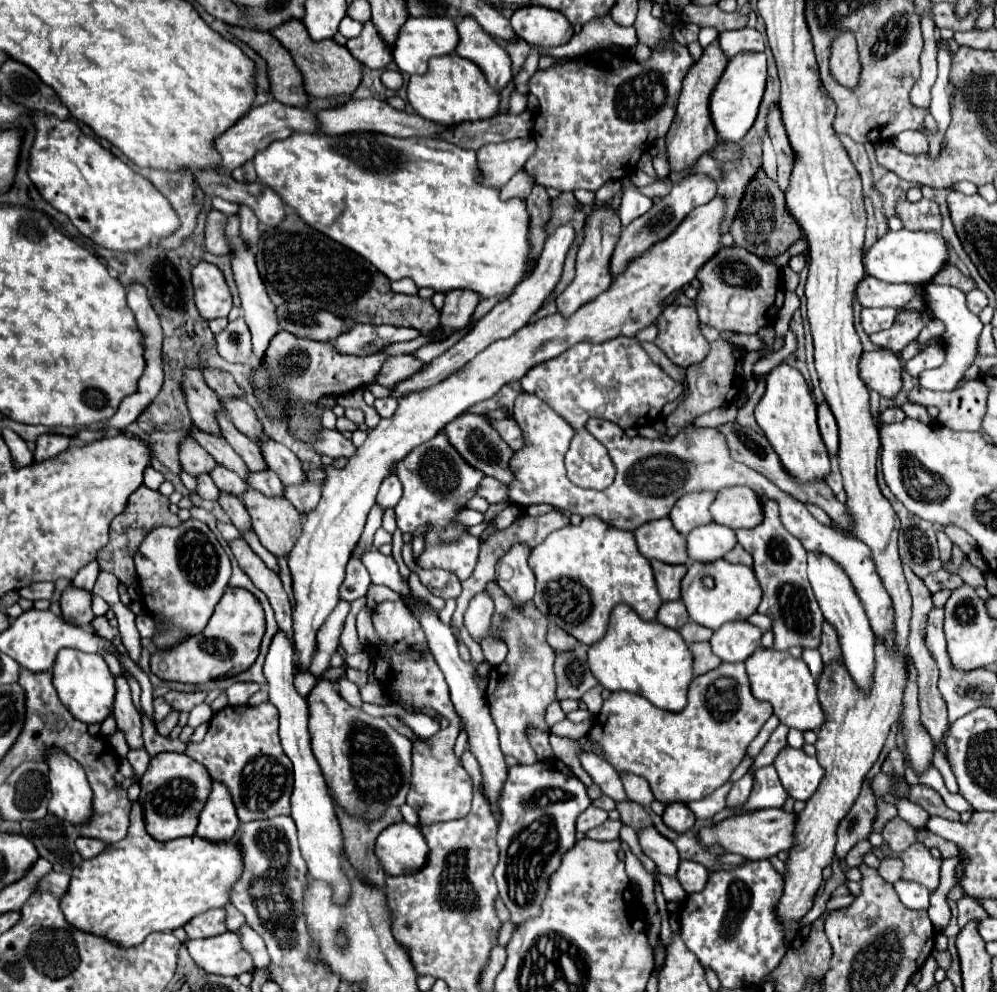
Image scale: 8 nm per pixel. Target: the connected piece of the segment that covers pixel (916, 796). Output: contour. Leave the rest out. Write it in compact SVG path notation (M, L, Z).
M910 786L910 794L908 794L908 800L920 804L928 814L934 814L934 816L942 816L946 820L960 820L960 814L950 810L944 800L940 798L940 794L928 786Z

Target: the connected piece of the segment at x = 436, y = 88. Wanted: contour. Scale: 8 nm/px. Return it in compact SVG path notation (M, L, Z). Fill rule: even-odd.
M452 56L432 58L428 64L428 72L422 76L412 76L408 82L408 102L422 118L440 124L452 126L466 120L486 120L498 112L500 94L492 90L484 72L470 60Z

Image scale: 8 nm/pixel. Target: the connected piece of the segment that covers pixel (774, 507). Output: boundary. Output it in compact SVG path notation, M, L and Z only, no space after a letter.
M768 500L764 504L764 520L752 530L736 530L738 544L752 554L754 574L762 586L762 602L758 606L760 614L766 614L772 620L774 632L774 650L788 650L792 646L800 648L818 648L822 634L822 610L814 598L812 586L806 578L806 550L802 542L788 534L780 522L778 502Z

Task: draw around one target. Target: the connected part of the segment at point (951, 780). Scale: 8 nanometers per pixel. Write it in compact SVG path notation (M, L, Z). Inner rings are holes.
M934 744L933 765L940 771L940 774L944 776L946 780L946 786L950 792L956 792L958 790L958 784L956 784L956 778L954 778L954 772L945 757L941 753L938 745Z

